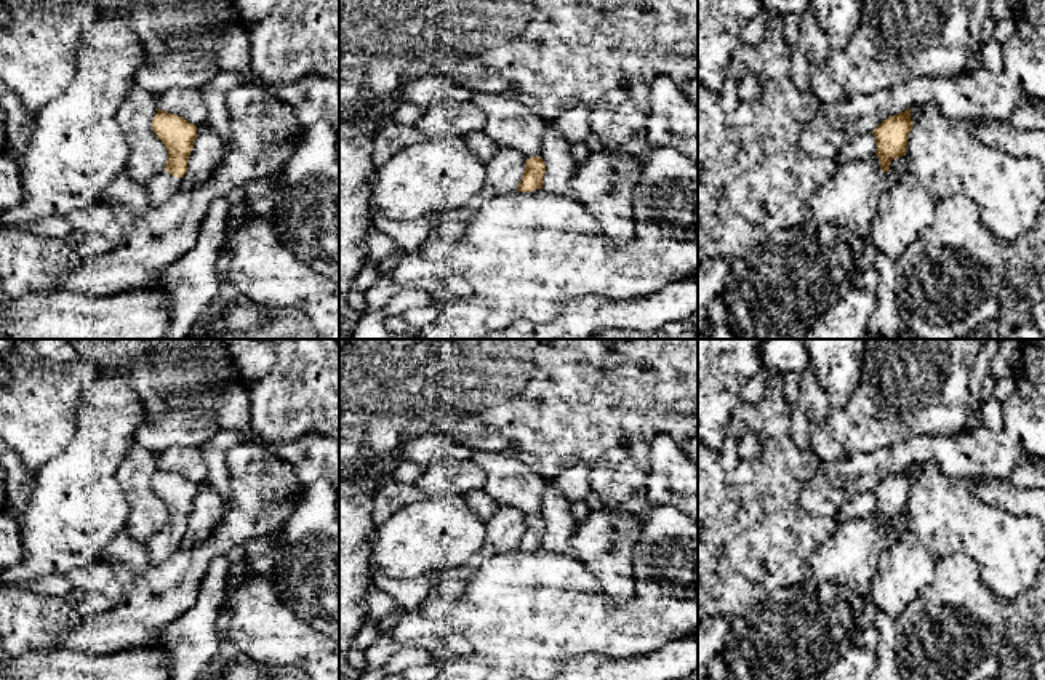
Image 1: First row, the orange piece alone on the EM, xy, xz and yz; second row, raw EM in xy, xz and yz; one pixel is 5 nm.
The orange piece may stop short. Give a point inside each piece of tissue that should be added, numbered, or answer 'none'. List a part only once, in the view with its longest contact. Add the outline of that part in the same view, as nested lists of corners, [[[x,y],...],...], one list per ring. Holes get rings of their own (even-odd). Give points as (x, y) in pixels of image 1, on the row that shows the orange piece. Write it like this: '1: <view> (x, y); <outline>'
1: xy (164, 186); [[[160,171],[155,178],[149,179],[144,184],[149,208],[163,205],[168,198],[171,198],[176,192],[181,190],[182,178],[176,178],[168,171]]]

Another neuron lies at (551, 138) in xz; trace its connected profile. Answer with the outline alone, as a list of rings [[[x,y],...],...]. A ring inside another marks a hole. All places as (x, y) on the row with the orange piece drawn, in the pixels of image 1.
[[[547,122],[543,134],[541,158],[546,163],[543,189],[549,194],[575,198],[571,179],[578,170],[578,162],[570,154],[571,144]]]

